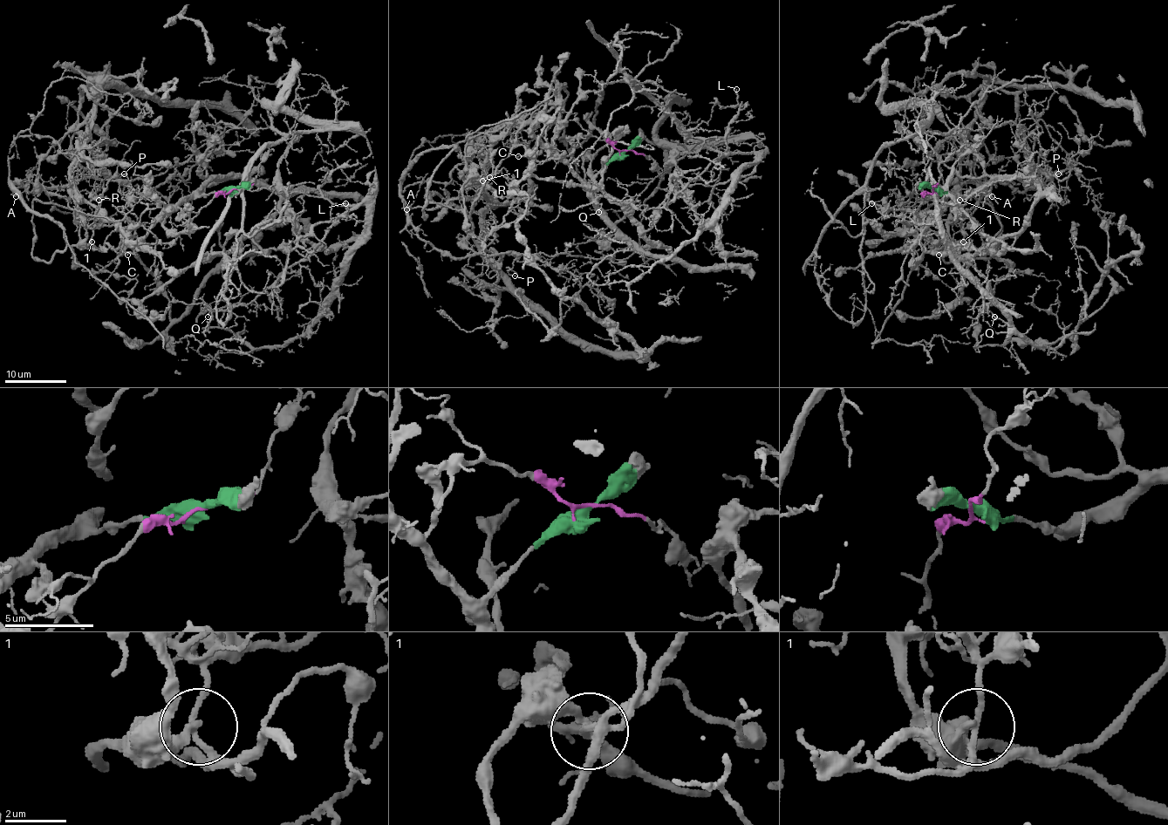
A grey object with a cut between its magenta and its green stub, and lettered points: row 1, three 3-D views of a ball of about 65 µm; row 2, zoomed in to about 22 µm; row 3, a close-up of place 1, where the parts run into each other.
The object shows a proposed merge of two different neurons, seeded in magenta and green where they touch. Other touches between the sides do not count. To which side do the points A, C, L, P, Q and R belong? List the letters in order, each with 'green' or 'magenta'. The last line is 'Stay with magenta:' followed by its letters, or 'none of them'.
A: magenta
C: magenta
L: green
P: magenta
Q: green
R: magenta
Stay with magenta: A, C, P, R

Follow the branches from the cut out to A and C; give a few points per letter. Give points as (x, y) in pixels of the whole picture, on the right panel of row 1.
A: (933, 189), (918, 219), (944, 245), (934, 248), (927, 240), (960, 246), (960, 219), (988, 182), (992, 195)
C: (933, 189), (922, 199), (918, 219), (944, 245), (938, 251), (939, 255)

